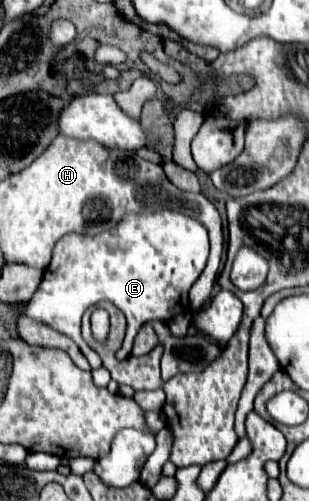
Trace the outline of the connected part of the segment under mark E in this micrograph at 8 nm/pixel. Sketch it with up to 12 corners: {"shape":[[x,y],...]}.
{"shape":[[173,213],[65,235],[25,313],[81,337],[97,301],[147,321],[187,313],[207,229]]}

